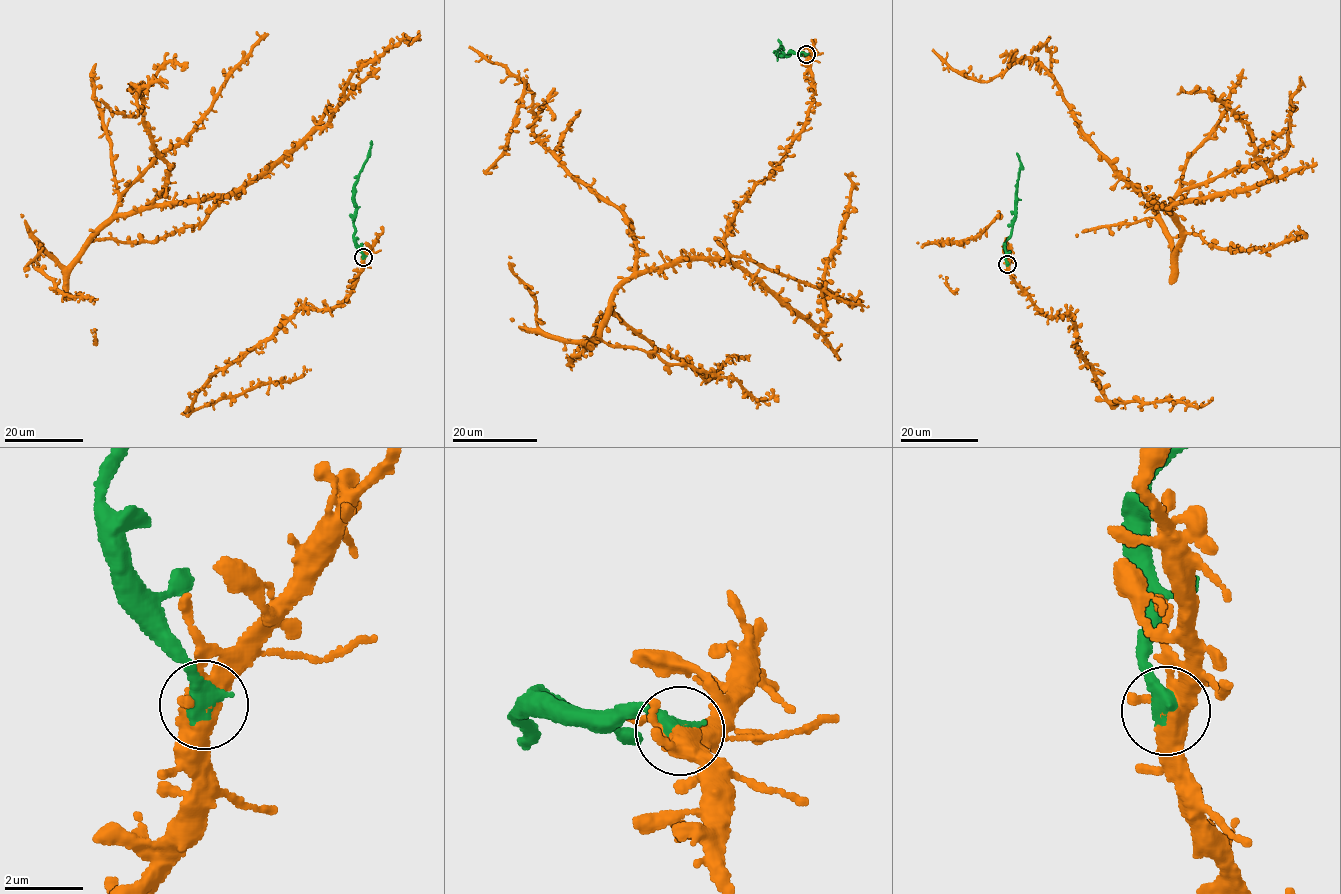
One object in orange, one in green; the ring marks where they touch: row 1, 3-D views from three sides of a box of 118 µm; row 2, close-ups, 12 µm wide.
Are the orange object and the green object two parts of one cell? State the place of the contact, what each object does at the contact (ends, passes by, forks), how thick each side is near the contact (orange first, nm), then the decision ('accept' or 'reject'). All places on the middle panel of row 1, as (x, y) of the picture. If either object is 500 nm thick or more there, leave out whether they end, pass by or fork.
(806, 54) | 460/550 nm | reject

